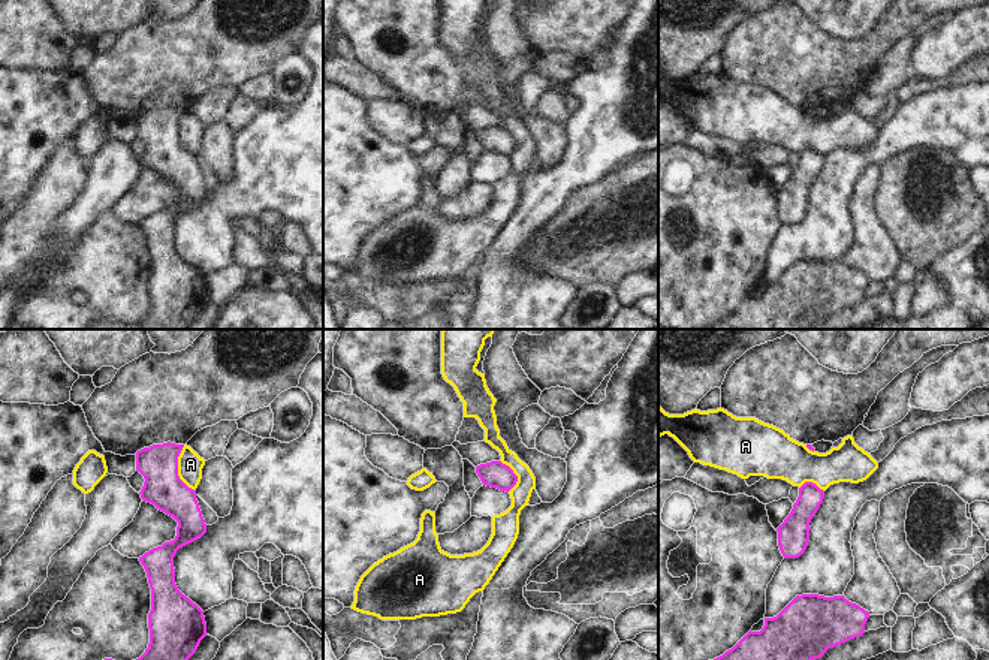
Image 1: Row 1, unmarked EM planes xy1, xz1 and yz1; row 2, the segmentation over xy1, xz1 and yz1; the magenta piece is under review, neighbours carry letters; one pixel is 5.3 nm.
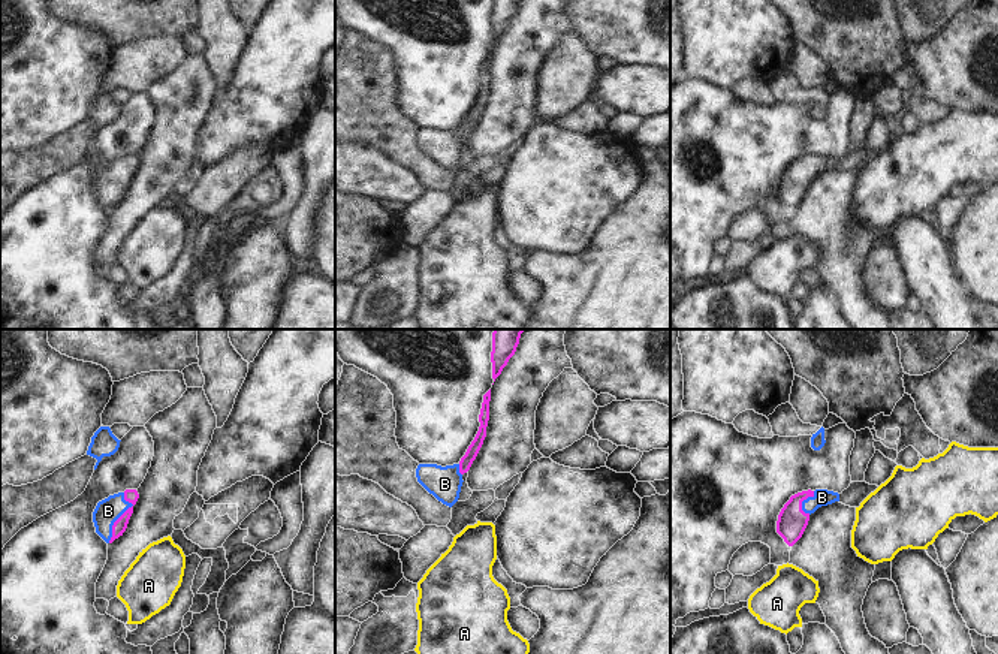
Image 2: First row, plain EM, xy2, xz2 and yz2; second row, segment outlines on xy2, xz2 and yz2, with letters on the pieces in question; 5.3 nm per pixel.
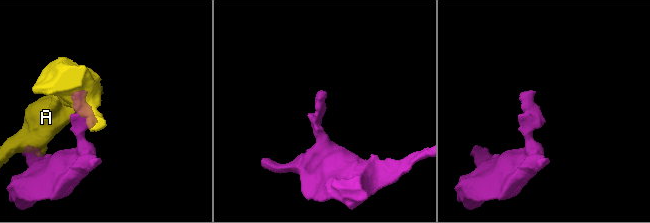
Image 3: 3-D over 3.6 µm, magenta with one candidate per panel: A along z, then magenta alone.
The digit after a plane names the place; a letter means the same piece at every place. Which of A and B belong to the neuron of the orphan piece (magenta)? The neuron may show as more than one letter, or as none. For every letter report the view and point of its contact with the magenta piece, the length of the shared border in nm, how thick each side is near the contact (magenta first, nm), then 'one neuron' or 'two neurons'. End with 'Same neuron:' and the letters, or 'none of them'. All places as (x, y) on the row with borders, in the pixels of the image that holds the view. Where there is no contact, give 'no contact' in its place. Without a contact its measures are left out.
A: xy1 (177, 469) | 260 nm | 200/140 nm | two neurons
B: xy2 (120, 517) | 280 nm | 70/140 nm | one neuron
Same neuron: B

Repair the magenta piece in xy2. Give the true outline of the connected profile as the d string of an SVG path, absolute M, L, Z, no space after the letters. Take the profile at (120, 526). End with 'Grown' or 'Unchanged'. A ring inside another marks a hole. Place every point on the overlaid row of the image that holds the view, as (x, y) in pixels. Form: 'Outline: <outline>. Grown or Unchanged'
Outline: M126 489L97 503L93 512L93 522L96 533L106 543L112 543L123 536L138 498L139 494L136 489Z. Grown

